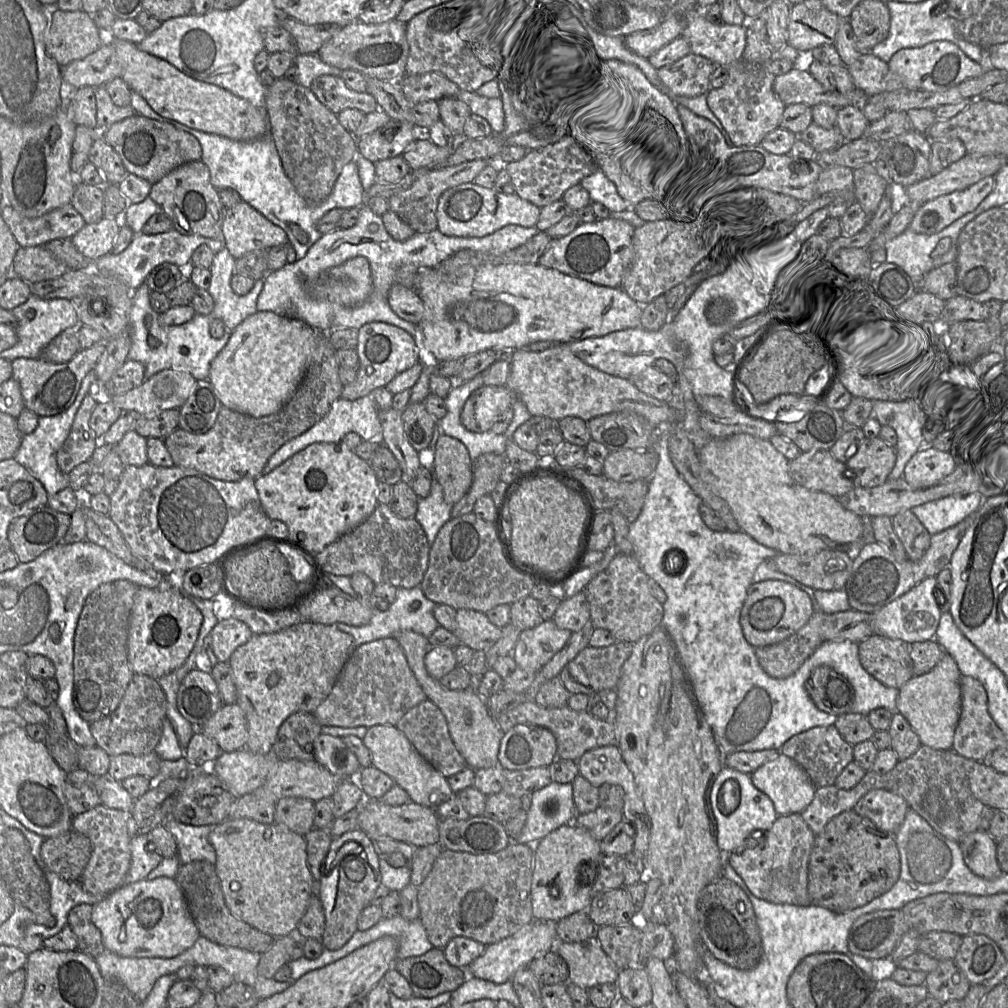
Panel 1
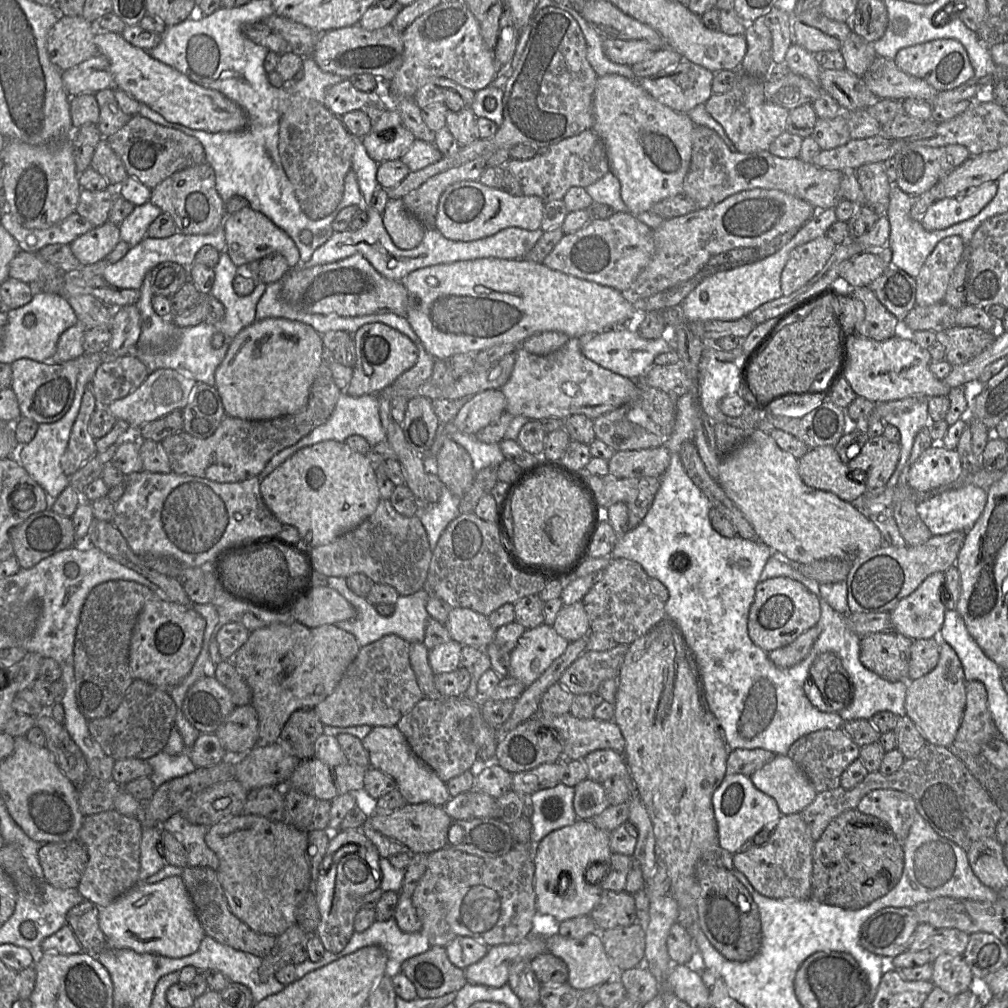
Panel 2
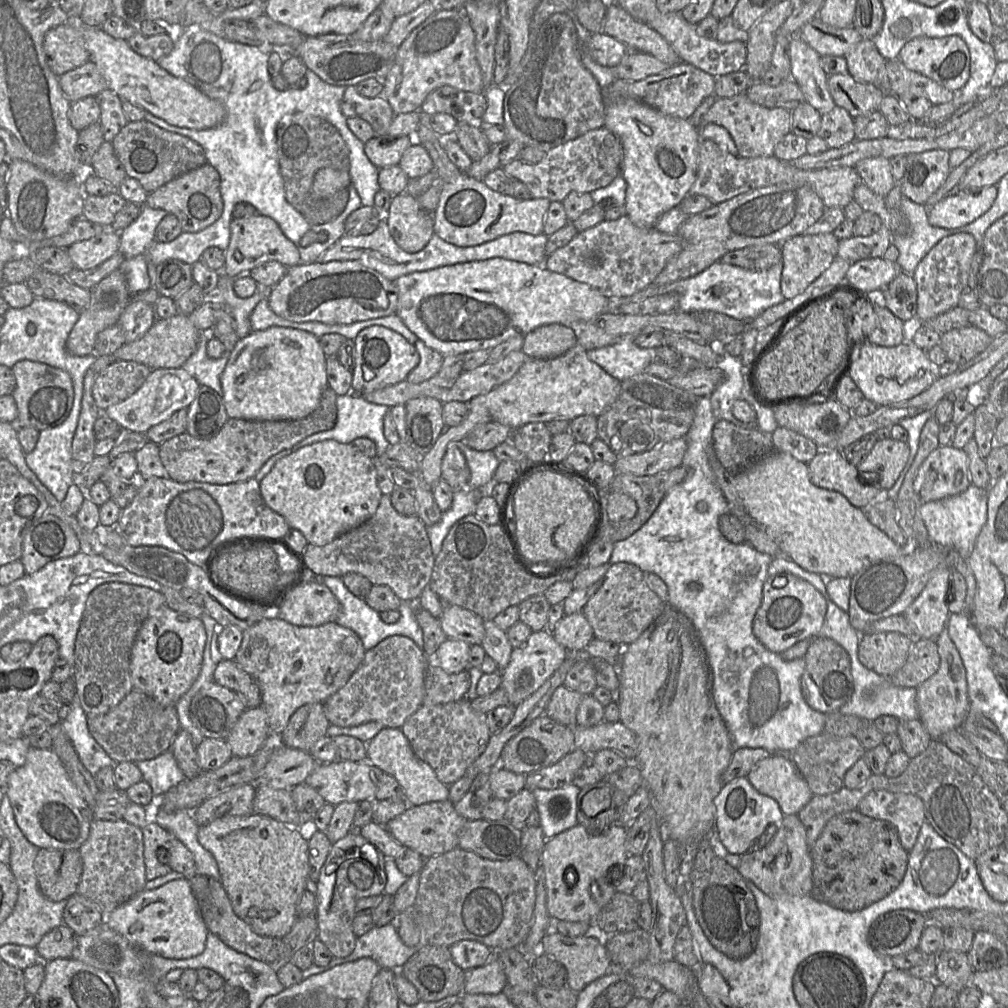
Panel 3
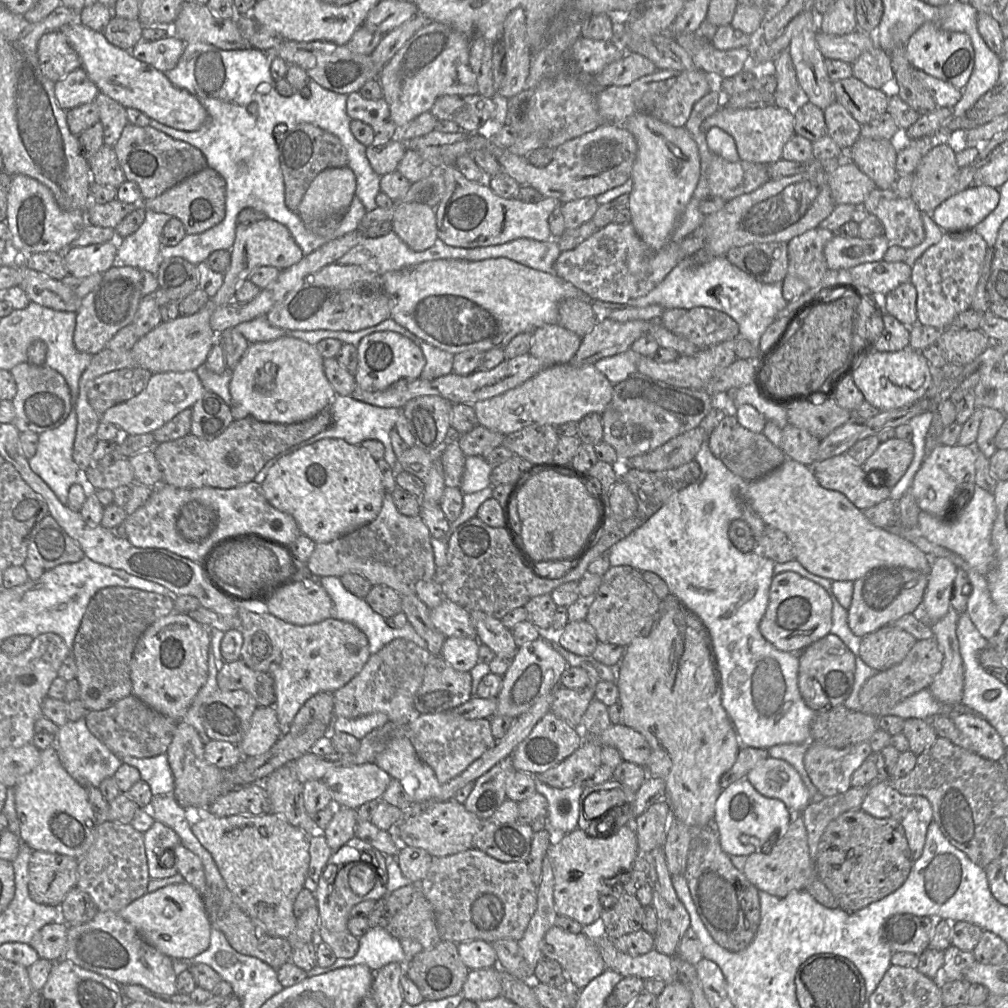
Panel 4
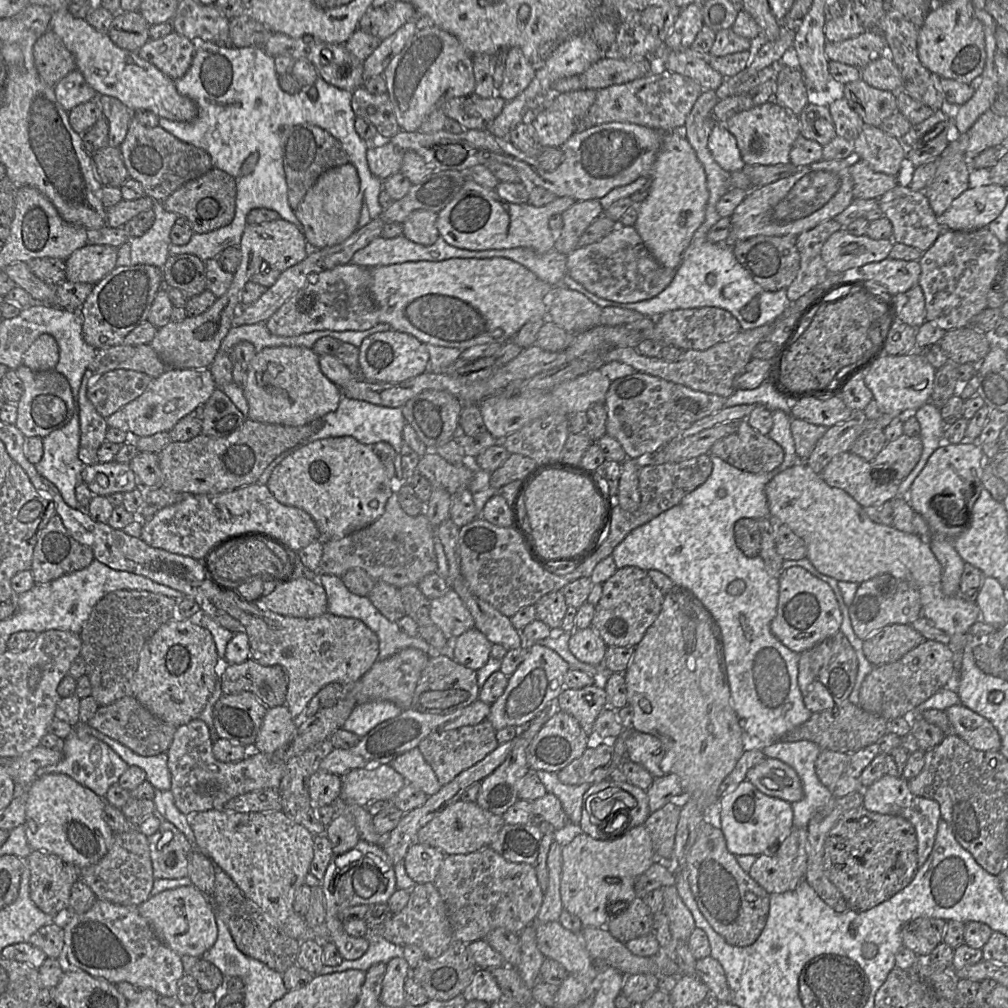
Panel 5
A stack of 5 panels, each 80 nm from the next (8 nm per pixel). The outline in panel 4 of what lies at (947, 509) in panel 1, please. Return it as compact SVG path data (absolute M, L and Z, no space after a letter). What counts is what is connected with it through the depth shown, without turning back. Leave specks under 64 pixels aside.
M976 485L972 498L963 506L966 502L967 497L958 506L962 506L962 508L952 513L953 502L947 510L947 519L940 519L920 510L917 528L927 540L953 551L978 573L986 575L995 564L995 547L991 538L993 524L997 516L995 498L992 493Z

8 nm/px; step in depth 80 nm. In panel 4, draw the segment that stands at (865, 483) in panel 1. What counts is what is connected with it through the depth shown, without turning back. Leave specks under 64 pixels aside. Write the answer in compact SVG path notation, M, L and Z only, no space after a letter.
M899 438L882 442L876 451L861 465L867 473L879 473L880 485L885 484L890 489L906 473L914 458L914 446L911 442Z

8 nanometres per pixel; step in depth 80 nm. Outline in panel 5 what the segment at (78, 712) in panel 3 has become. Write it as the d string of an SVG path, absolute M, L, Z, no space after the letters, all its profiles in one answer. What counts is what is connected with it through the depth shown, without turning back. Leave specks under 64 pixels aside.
M75 730L64 738L62 754L62 759L57 764L38 769L36 778L51 773L66 774L103 799L109 787L118 783L120 776L129 767L109 745L91 735L78 736Z

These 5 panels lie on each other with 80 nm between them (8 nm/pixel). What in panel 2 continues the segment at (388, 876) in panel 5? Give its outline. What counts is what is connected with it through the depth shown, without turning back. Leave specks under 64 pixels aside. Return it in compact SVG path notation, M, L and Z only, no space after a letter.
M361 829L332 831L319 876L313 886L320 922L315 935L324 949L340 953L349 943L354 931L354 920L360 910L360 899L380 888L382 872L378 851Z

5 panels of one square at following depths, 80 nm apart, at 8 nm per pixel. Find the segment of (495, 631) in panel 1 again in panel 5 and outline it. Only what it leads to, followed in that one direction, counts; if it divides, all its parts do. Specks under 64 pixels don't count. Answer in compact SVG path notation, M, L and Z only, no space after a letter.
M452 589L441 597L430 600L430 618L447 640L454 640L475 627L472 615Z

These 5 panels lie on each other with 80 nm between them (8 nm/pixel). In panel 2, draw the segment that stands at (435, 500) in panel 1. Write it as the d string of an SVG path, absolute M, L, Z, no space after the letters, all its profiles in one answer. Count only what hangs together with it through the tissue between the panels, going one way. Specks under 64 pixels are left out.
M442 483L441 496L437 503L422 507L417 513L421 520L427 536L431 550L434 550L437 542L451 521L460 515L460 499L454 496Z

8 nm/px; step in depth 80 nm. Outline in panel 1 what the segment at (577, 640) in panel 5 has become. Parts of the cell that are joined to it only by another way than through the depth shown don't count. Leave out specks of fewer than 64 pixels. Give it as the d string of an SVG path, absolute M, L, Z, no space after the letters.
M584 591L571 597L561 597L552 620L559 628L571 632L580 630L590 622L589 605Z

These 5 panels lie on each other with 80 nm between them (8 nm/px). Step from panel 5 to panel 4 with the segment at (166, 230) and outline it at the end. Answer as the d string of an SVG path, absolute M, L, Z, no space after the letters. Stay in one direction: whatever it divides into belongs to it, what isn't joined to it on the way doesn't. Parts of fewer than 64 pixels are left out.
M146 210L145 220L134 233L123 238L117 238L117 263L121 265L133 266L140 270L146 270L151 274L157 274L163 259L160 254L161 233L164 225L172 216L165 213Z

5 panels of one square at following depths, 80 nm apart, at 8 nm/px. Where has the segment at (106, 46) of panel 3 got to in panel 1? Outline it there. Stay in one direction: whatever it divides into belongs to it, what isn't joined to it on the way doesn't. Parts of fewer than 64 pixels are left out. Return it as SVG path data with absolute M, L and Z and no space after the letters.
M122 39L111 41L122 66L122 79L161 116L236 141L252 141L268 134L265 110L224 88L191 78L166 60L140 50L132 42Z

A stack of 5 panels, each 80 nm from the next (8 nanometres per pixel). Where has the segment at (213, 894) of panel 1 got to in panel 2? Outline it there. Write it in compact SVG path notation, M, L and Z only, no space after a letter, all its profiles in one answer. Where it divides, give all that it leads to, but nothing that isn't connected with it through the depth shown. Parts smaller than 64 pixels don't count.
M186 866L180 876L194 905L196 915L207 936L217 942L236 950L247 952L265 958L276 944L276 937L260 934L250 929L237 918L228 906L228 902L220 883L217 871L206 866Z

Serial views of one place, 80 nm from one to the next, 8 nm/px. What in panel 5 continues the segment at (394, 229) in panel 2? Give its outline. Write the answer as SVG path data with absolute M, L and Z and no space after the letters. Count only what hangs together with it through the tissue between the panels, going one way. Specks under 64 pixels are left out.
M415 210L403 222L403 235L409 240L429 246L440 236L436 227L437 213L428 210Z

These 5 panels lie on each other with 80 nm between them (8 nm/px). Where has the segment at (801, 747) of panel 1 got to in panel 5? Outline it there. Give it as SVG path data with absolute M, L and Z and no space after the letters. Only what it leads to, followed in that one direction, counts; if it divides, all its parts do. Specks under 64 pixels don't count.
M877 743L847 753L822 749L815 763L817 776L834 797L845 796L861 790L863 770L880 753Z

